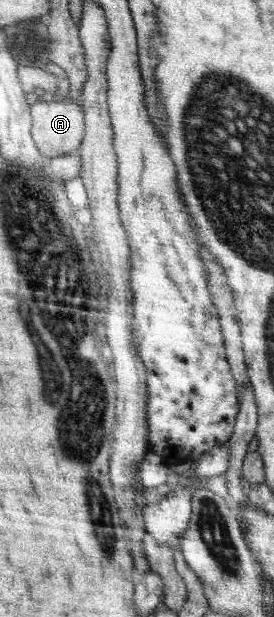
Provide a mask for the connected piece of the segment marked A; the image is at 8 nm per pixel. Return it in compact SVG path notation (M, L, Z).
M38 101L30 106L32 130L30 134L44 159L50 160L62 155L69 158L73 152L79 152L79 145L84 142L84 111L77 103Z

